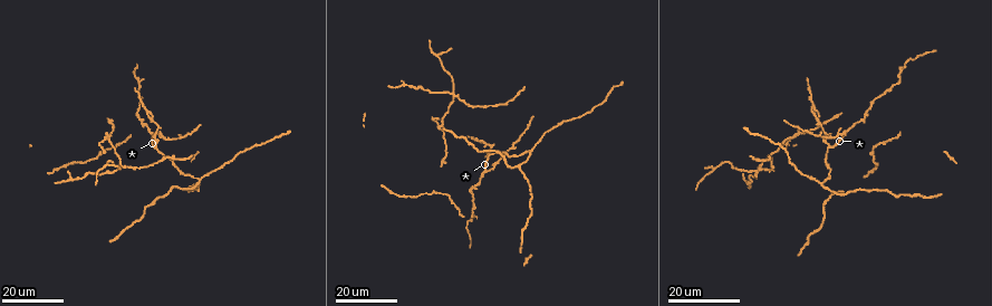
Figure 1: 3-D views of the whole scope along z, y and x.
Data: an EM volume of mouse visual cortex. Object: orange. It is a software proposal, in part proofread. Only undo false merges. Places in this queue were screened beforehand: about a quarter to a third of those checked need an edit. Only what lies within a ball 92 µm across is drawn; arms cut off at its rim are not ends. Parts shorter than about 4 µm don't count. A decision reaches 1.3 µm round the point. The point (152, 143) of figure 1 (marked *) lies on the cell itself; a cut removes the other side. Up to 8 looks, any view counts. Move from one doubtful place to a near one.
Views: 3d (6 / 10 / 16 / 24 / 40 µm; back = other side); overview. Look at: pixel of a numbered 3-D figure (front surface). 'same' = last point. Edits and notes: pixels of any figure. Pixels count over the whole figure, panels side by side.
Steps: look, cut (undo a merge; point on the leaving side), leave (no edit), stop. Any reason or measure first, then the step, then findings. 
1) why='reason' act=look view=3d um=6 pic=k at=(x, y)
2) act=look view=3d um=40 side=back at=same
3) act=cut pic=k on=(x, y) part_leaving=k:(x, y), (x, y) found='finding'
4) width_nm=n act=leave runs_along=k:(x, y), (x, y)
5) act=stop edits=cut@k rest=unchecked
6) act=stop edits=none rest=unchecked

why='three arms meet' act=look view=3d um=16 pic=1 at=(138, 120)

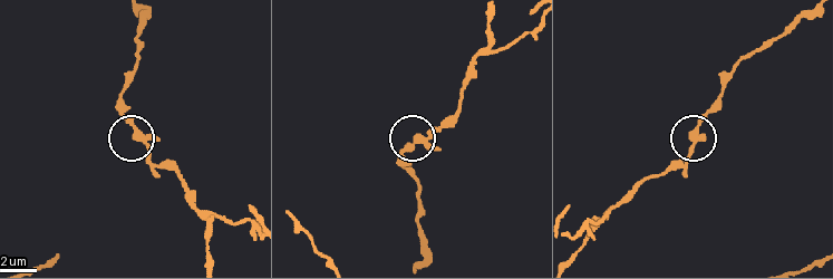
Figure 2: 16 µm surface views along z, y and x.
act=look view=3d um=6 pic=2 at=(691, 135)

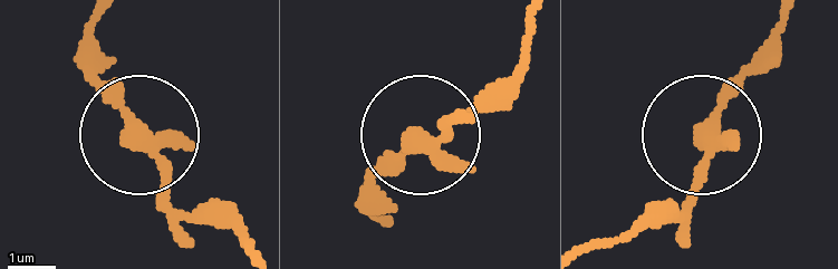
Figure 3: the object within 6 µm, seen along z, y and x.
width_nm=250 act=leave runs_along=3:(248, 252), (184, 213), (128, 105), (80, 49) found='all the same cell'

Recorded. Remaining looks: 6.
why='small branch off a trunk' act=look view=3d um=16 pic=1 at=(484, 173)

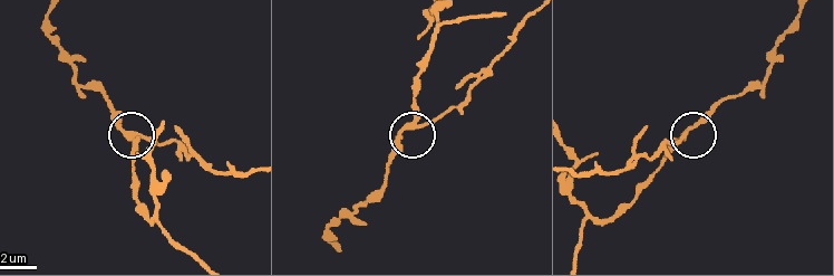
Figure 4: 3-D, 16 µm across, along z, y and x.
why='zoom in' act=look view=3d um=6 pic=4 at=(682, 135)

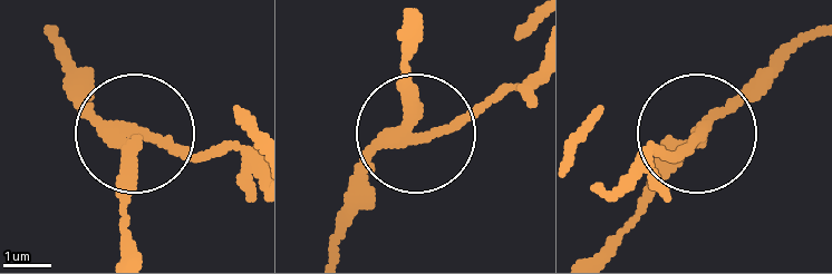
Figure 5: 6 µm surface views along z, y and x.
arms=3 act=cut pic=5 on=(183, 147) part_leaving=5:(124, 131), (251, 167) found='a second cell is stuck on'

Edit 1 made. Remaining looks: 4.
why='thick turns thin' act=look view=3d um=24 pic=1 at=(788, 164)

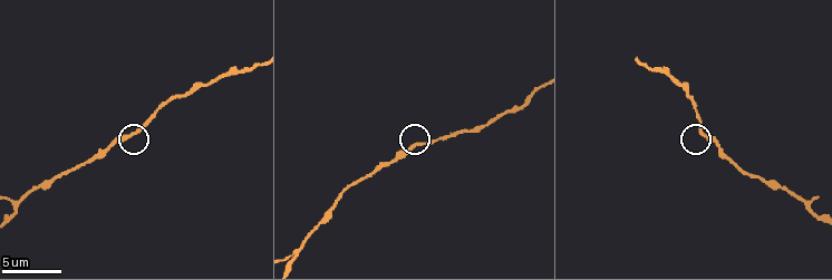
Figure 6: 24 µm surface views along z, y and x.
act=look view=3d um=6 pic=6 at=(133, 133)

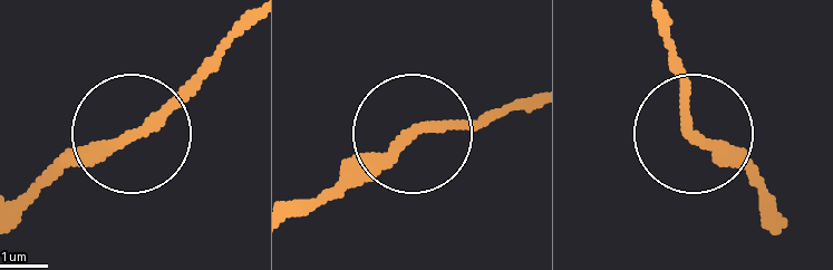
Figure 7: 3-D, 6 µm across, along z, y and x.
width_nm=240 act=leave runs_along=7:(781, 215), (745, 167), (697, 140), (669, 23) found='continuous, no second cell'

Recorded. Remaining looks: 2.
why='two arms in line, one across' act=look view=3d um=6 pic=6 at=(295, 251)

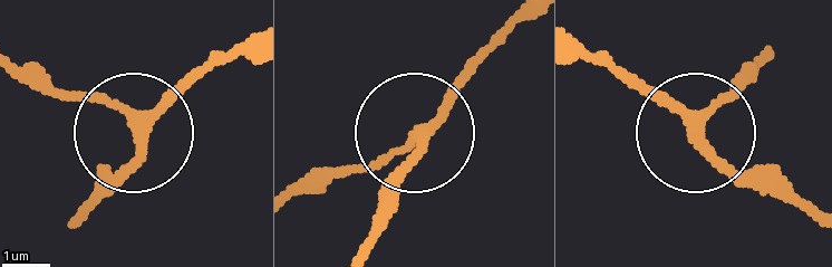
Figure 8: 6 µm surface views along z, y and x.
arms=3 act=leave runs_along=8:(764, 60), (688, 129), (600, 53) found='continuous, no second cell'

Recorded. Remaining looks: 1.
act=stop edits=cut@5 rest=unchecked

